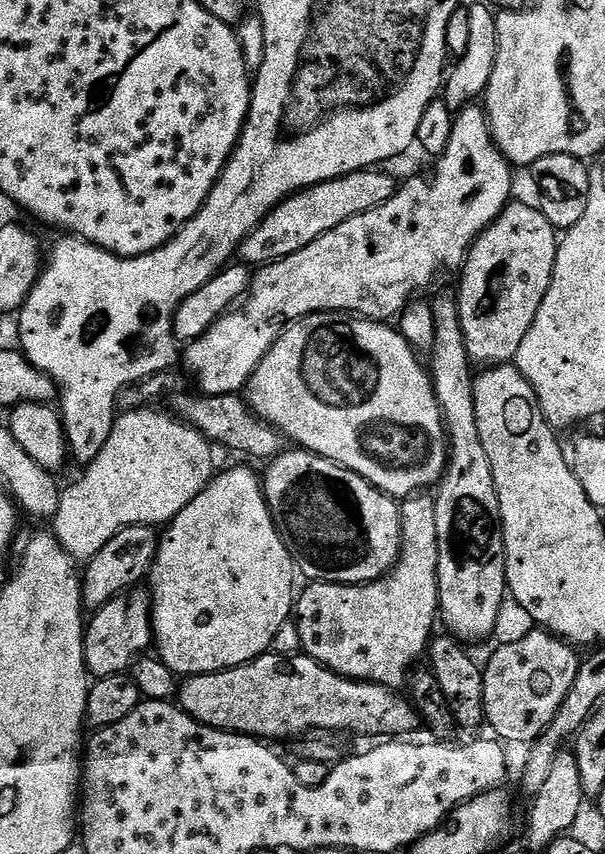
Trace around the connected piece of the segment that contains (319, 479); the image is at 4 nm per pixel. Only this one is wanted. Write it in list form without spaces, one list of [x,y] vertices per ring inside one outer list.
[[[307,450],[281,451],[262,472],[272,521],[305,581],[368,584],[391,572],[400,556],[400,504],[342,465]]]

